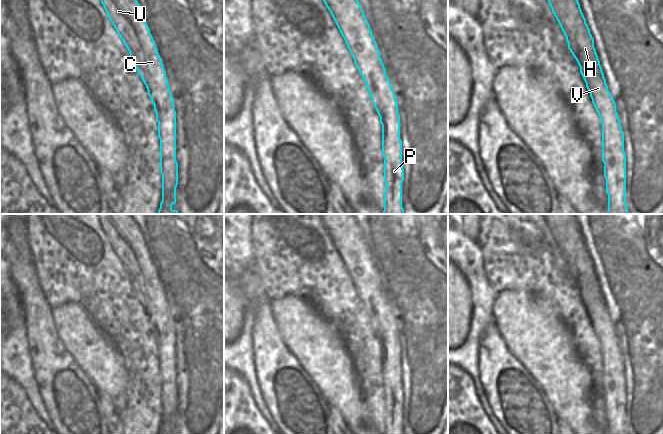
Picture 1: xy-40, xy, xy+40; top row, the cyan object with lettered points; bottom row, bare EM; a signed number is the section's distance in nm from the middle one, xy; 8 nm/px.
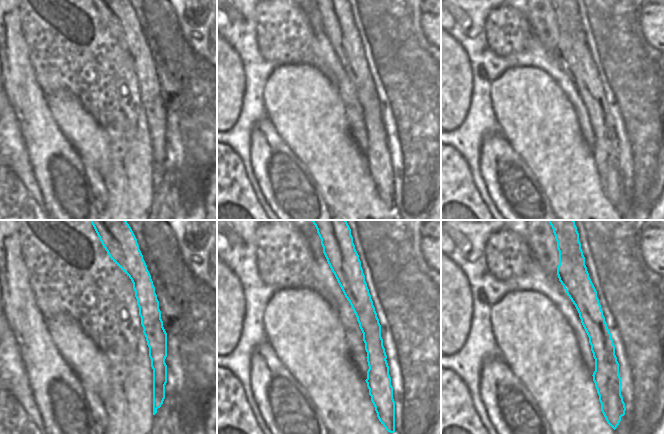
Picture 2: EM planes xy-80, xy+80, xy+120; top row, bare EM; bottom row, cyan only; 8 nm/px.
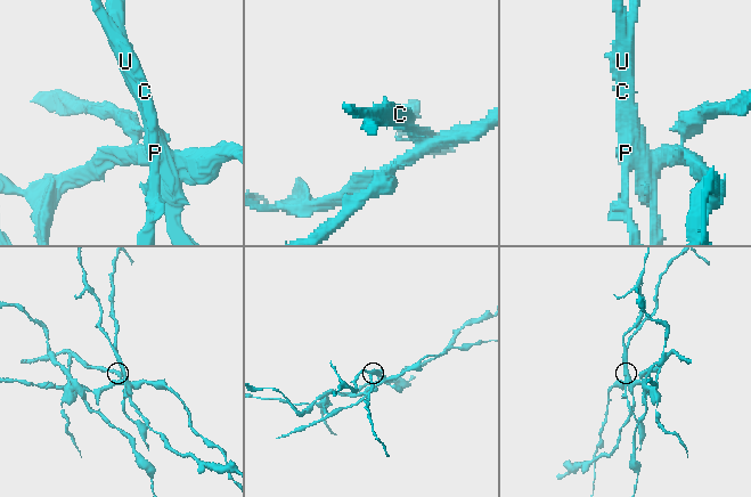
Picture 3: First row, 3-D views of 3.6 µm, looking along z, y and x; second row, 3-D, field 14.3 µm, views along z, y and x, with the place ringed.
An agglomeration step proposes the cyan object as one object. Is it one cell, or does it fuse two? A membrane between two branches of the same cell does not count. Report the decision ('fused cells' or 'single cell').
fused cells

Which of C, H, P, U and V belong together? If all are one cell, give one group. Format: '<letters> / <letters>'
C P U / H V

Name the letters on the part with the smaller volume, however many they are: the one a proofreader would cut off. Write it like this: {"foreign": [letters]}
{"foreign": ["C", "P", "U"]}

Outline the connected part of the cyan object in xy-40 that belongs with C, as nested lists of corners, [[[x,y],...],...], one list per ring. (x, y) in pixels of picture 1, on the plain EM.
[[[96,214],[100,225],[112,247],[116,253],[118,259],[122,263],[124,269],[130,277],[132,287],[138,295],[142,305],[146,309],[146,312],[151,313],[153,308],[157,308],[160,311],[160,321],[151,322],[154,330],[165,330],[166,341],[161,342],[158,346],[158,358],[164,359],[164,389],[160,390],[160,397],[162,399],[162,425],[160,427],[159,434],[173,434],[172,429],[176,428],[176,411],[178,409],[178,387],[176,385],[176,335],[174,333],[174,323],[168,309],[168,303],[166,301],[166,295],[162,287],[162,283],[158,277],[156,267],[150,257],[150,253],[146,247],[142,231],[132,218],[130,214]]]

